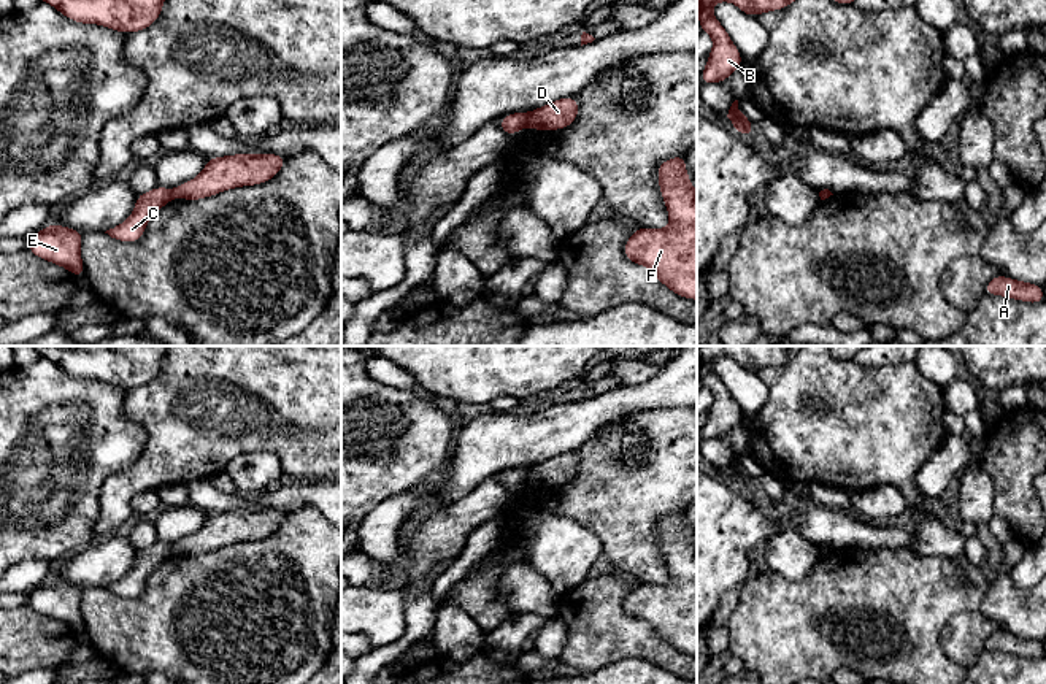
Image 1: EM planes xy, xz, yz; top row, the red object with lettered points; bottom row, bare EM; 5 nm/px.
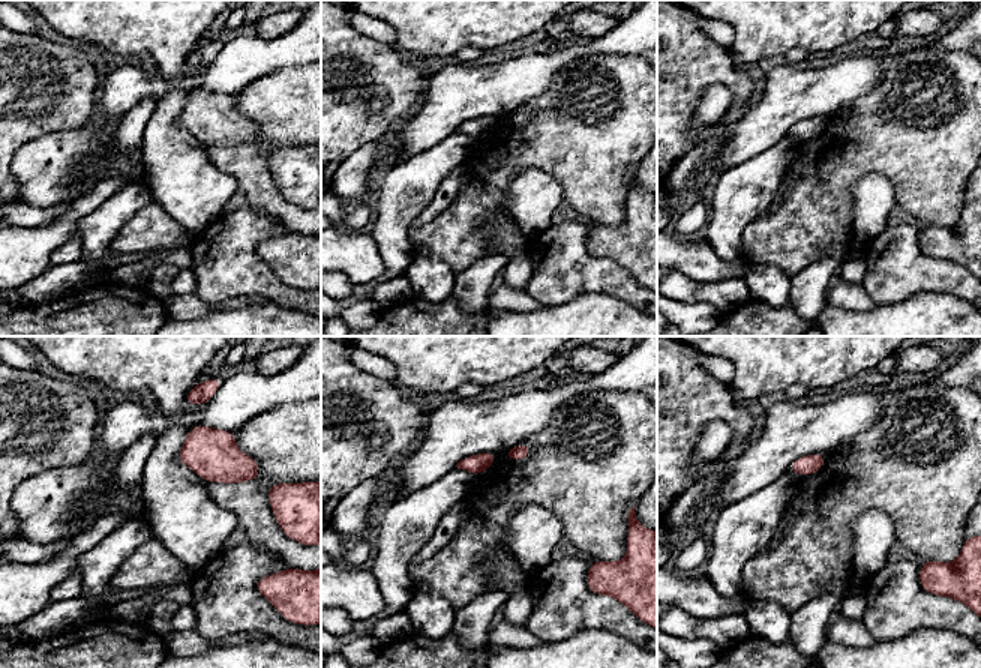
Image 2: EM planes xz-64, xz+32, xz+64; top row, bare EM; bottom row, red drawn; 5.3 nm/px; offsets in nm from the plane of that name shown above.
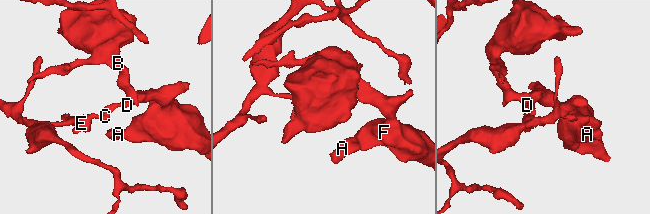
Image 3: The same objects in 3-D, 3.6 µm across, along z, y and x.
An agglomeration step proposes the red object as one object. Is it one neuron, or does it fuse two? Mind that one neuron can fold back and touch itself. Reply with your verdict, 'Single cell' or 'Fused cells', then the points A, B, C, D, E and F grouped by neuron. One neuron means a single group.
Fused cells. Groups: A B D F / C E

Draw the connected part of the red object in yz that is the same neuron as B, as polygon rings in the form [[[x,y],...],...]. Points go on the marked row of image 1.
[[[698,0],[698,24],[714,41],[714,46],[706,57],[706,68],[698,75],[702,84],[724,83],[743,63],[740,51],[711,11],[711,5],[719,2],[732,2],[744,14],[757,17],[767,11],[783,10],[797,0]]]

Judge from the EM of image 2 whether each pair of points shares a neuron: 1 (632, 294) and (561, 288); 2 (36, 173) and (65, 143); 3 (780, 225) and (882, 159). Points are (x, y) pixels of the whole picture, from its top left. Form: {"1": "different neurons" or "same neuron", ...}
{"1": "same neuron", "2": "same neuron", "3": "same neuron"}

